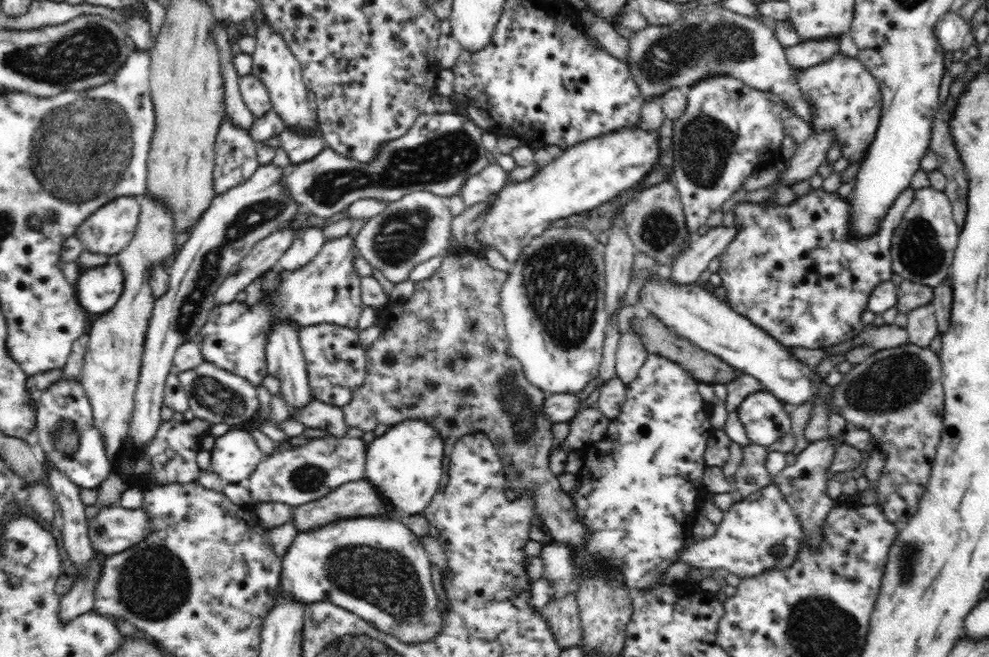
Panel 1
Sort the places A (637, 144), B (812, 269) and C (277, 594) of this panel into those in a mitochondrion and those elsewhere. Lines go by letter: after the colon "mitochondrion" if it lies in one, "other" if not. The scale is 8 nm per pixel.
A: other
B: other
C: other

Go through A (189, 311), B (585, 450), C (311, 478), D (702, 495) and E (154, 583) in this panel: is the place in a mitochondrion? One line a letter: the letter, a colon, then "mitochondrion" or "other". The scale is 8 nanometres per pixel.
A: mitochondrion
B: other
C: mitochondrion
D: other
E: mitochondrion

